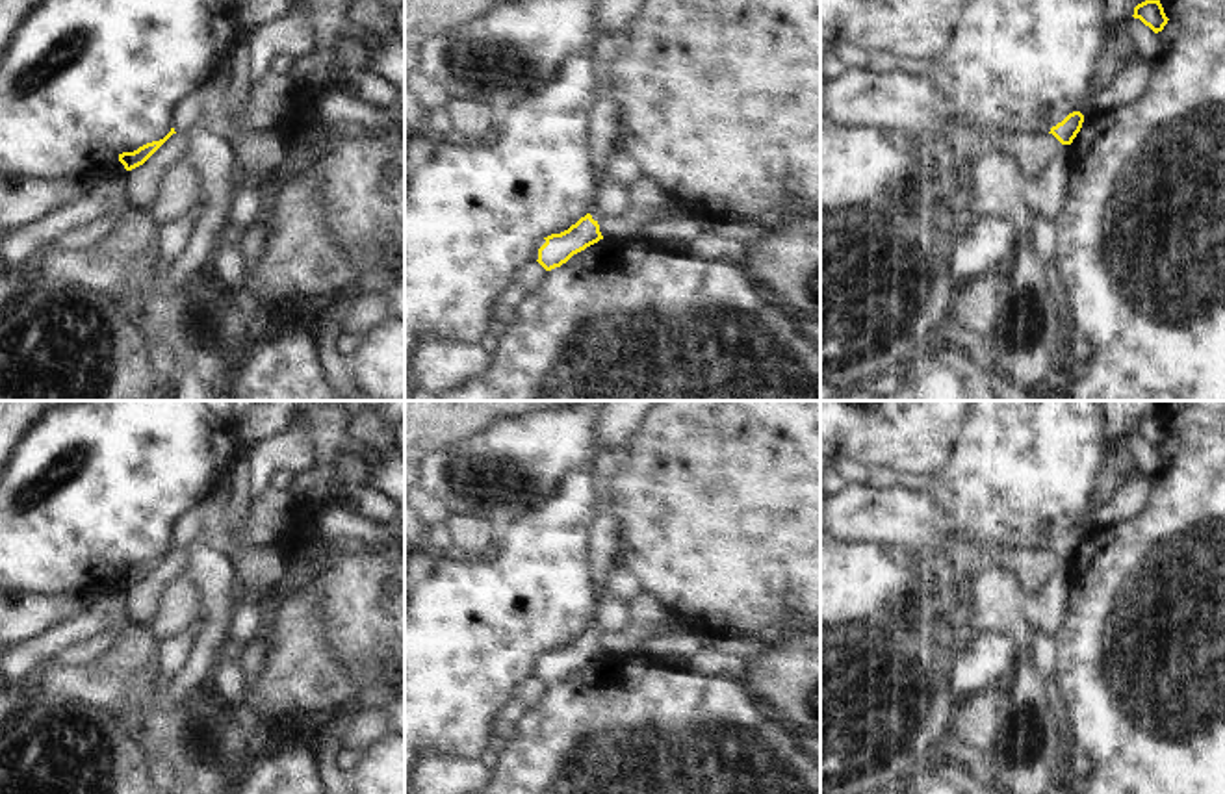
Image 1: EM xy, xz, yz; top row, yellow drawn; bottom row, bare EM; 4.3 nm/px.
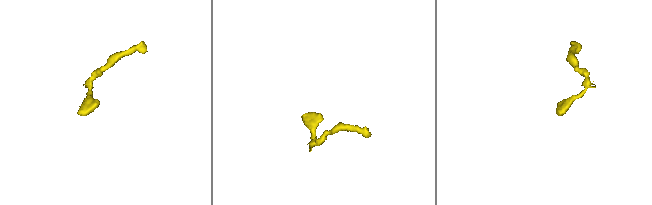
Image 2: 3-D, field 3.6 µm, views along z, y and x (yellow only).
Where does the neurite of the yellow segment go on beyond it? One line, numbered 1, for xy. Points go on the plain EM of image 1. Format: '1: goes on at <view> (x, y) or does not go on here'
1: goes on at xy (186, 529)

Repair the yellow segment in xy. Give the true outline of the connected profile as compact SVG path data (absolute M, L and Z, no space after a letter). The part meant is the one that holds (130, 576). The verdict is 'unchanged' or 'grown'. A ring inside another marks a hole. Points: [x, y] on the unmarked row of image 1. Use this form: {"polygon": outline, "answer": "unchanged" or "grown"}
{"polygon": "M197 506L189 508L174 525L173 525L173 544L171 547L160 555L139 562L134 568L119 570L119 577L126 586L132 586L143 581L173 549L186 549L186 545L197 538L202 525L202 512Z", "answer": "grown"}

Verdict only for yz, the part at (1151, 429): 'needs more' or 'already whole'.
already whole

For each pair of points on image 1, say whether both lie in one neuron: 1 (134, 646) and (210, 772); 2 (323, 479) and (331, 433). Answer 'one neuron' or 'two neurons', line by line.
1: one neuron
2: one neuron

